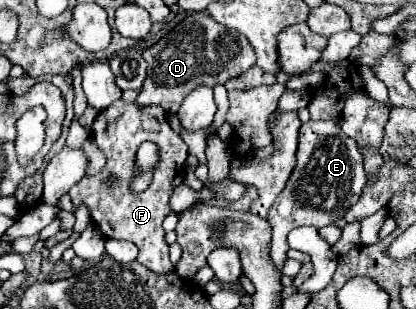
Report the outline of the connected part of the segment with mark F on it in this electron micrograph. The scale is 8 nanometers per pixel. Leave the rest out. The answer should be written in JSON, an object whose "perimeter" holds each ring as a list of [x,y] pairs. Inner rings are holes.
{"perimeter":[[[114,102],[110,108],[102,110],[96,116],[92,124],[92,138],[106,154],[106,166],[100,174],[92,178],[82,178],[70,190],[70,198],[74,206],[84,202],[90,210],[92,222],[100,228],[100,232],[106,238],[120,238],[134,242],[138,246],[138,262],[150,268],[152,272],[156,274],[174,272],[174,264],[168,258],[168,244],[164,242],[162,220],[168,214],[168,198],[174,190],[174,178],[180,176],[184,168],[188,146],[170,128],[168,114],[162,112],[162,108],[150,106],[144,110],[118,110],[118,102]],[[146,140],[154,142],[160,148],[162,160],[154,172],[154,180],[150,188],[144,190],[142,194],[132,194],[128,190],[128,182],[134,172],[134,156],[138,146]]]}

